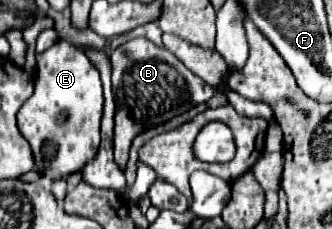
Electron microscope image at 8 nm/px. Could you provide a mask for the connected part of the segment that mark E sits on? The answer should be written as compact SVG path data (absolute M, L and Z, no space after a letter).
M59 41L37 55L35 93L25 101L17 115L19 131L33 147L35 171L41 171L47 181L55 181L83 169L97 153L101 115L101 79L81 49L67 41Z

